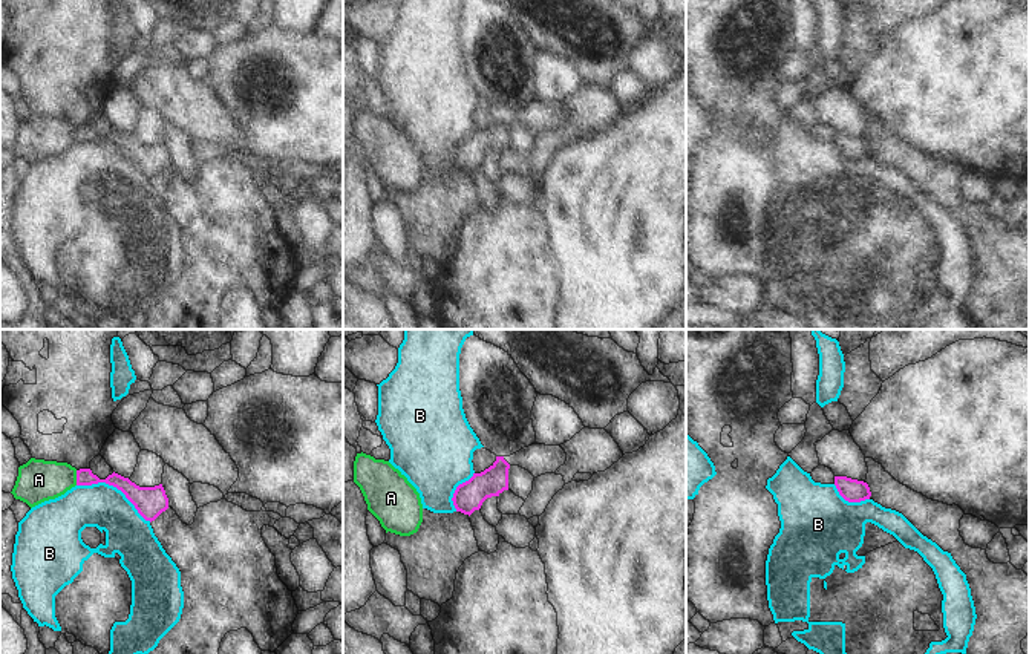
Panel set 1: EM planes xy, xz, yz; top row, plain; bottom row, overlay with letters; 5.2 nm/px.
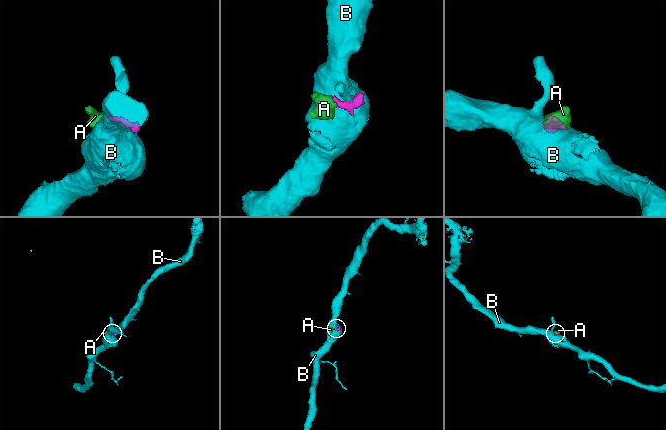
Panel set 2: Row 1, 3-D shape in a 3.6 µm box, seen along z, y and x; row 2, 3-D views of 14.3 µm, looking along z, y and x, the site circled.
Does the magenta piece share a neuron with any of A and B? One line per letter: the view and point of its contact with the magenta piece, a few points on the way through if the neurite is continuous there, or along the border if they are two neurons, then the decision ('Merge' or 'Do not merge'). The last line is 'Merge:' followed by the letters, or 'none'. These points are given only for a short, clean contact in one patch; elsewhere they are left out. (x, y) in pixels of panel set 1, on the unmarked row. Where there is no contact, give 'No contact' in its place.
A: Touches magenta at xy (77, 135). Path across: xy (84, 134), (77, 135), (39, 137). Merge
B: Touches magenta at xy (115, 143). Do not merge
Merge: A.

